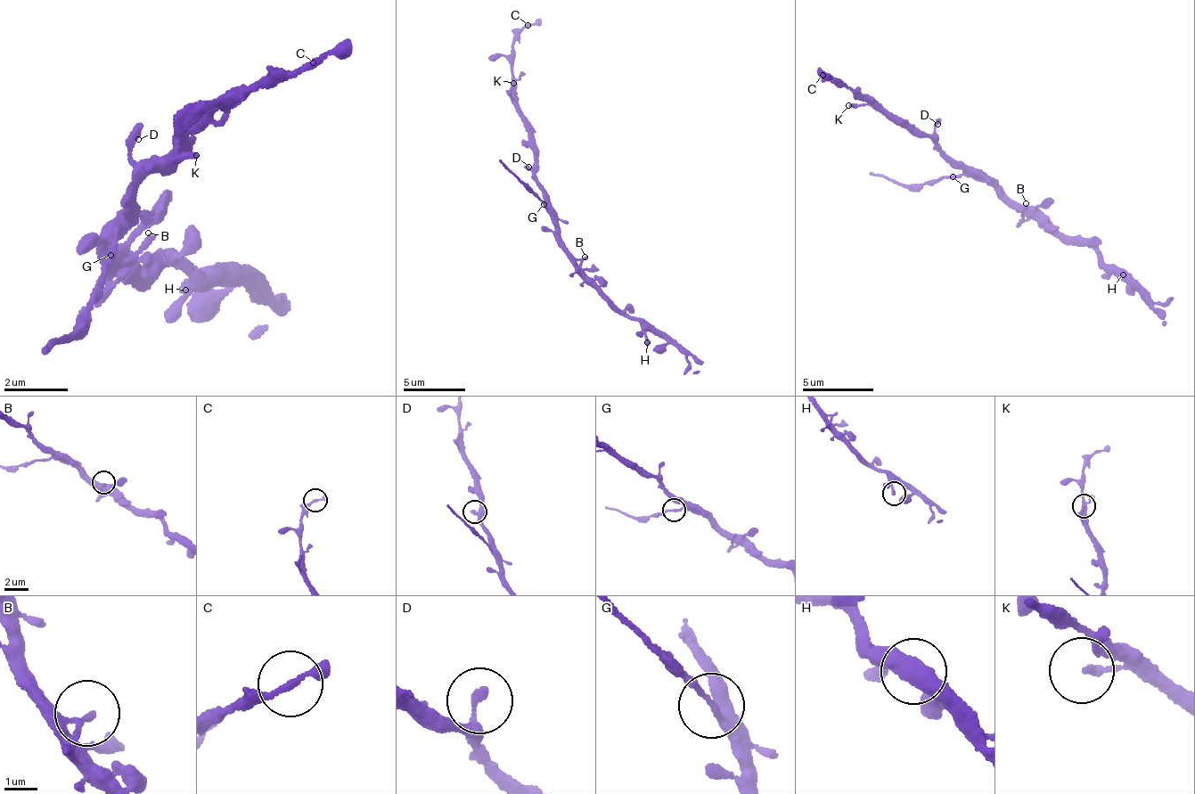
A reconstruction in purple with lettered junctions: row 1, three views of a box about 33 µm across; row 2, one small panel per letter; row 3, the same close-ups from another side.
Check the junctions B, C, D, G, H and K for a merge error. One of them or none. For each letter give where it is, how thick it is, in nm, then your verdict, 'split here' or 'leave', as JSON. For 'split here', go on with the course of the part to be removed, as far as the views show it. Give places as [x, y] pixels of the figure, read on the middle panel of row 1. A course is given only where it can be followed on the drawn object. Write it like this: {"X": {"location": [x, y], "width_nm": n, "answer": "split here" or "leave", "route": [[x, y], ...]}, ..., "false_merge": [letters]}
{"B": {"location": [585, 257], "width_nm": 170, "answer": "leave"}, "C": {"location": [527, 25], "width_nm": 180, "answer": "leave"}, "D": {"location": [528, 167], "width_nm": 240, "answer": "leave"}, "G": {"location": [544, 204], "width_nm": 160, "answer": "split here", "route": [[543, 203], [498, 159]]}, "H": {"location": [647, 342], "width_nm": 240, "answer": "leave"}, "K": {"location": [513, 83], "width_nm": 240, "answer": "leave"}, "false_merge": ["G"]}

